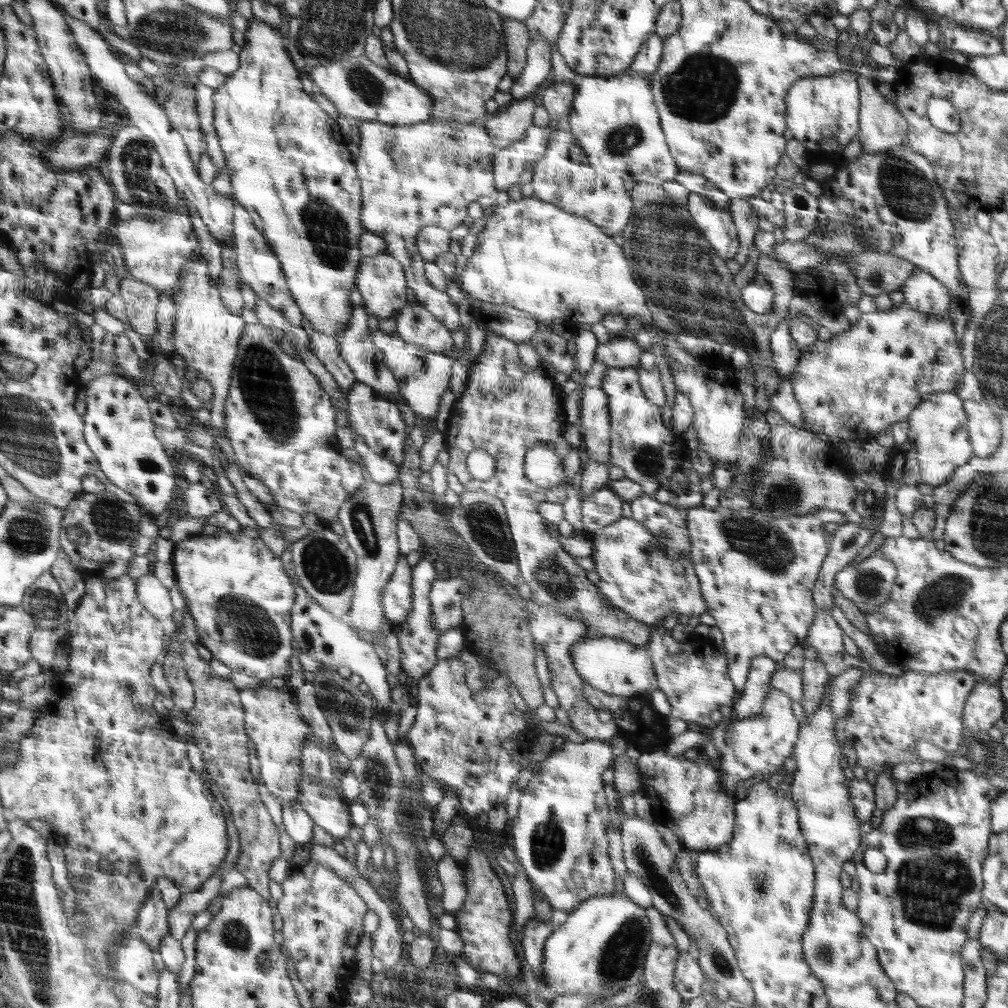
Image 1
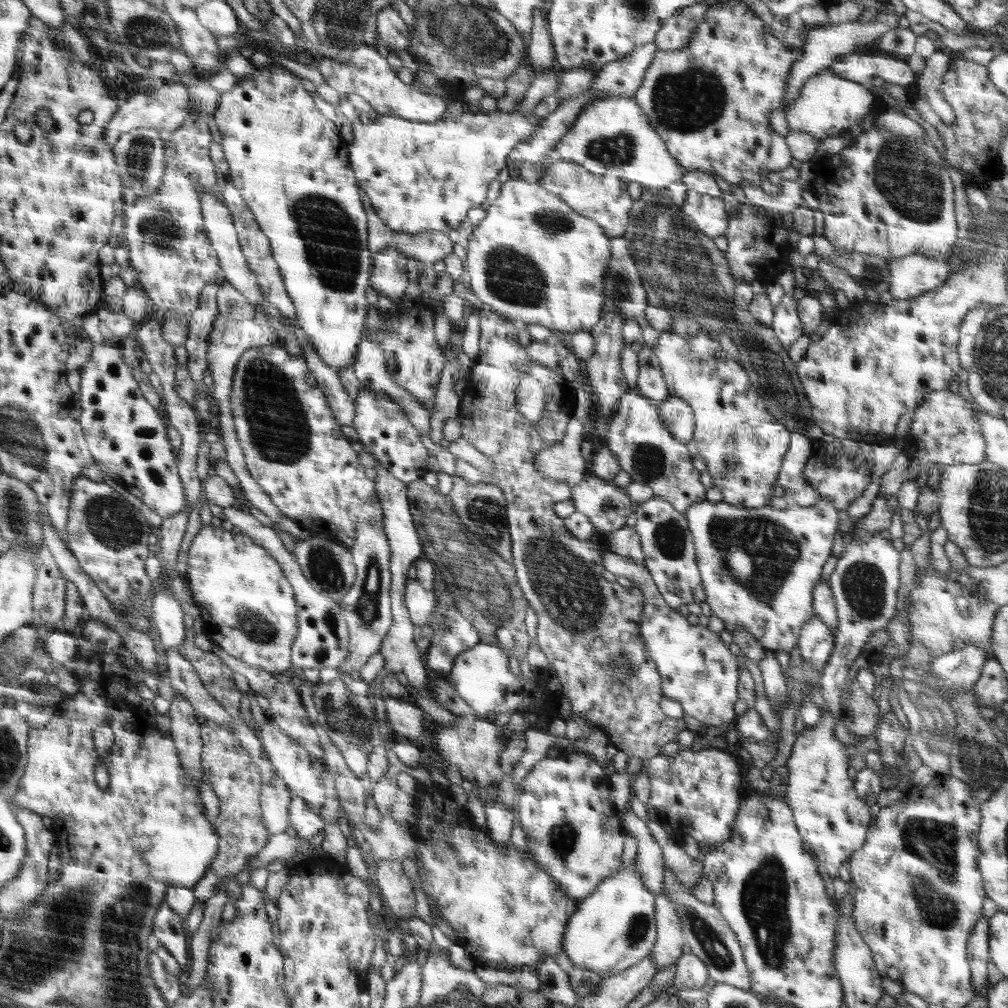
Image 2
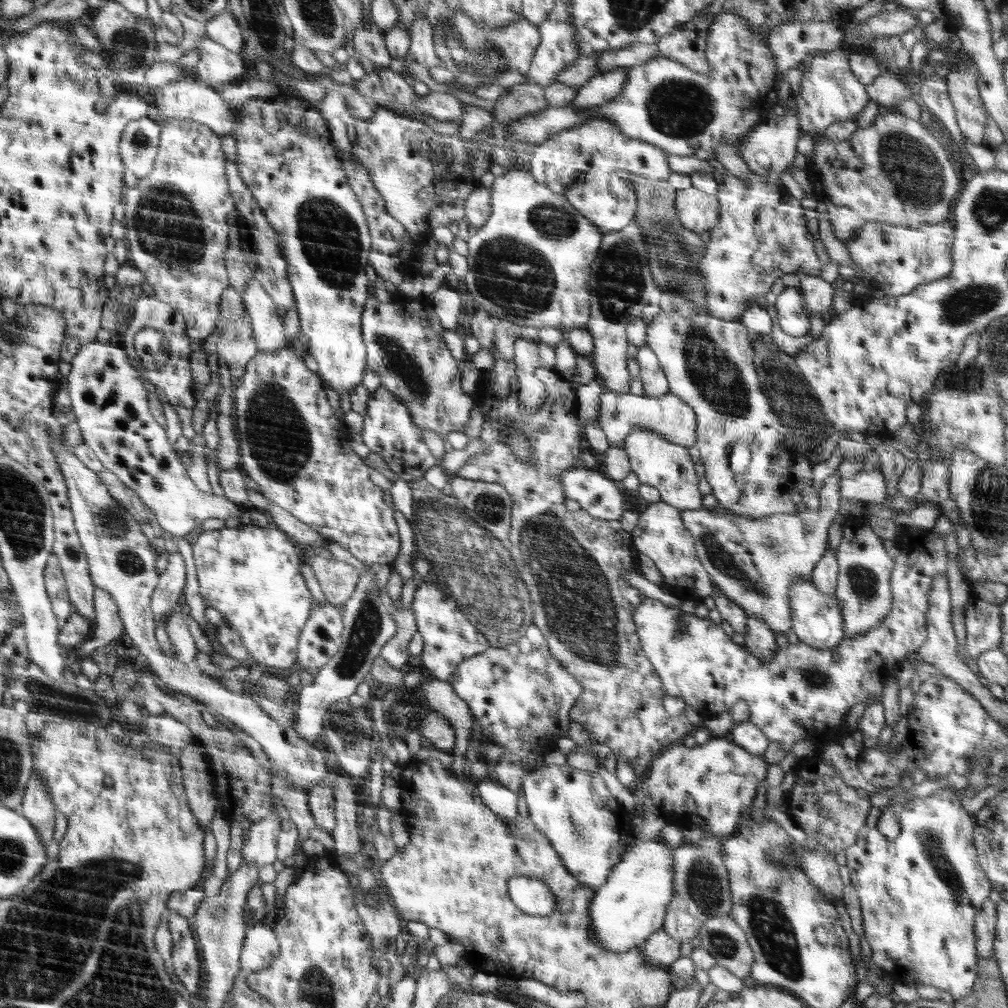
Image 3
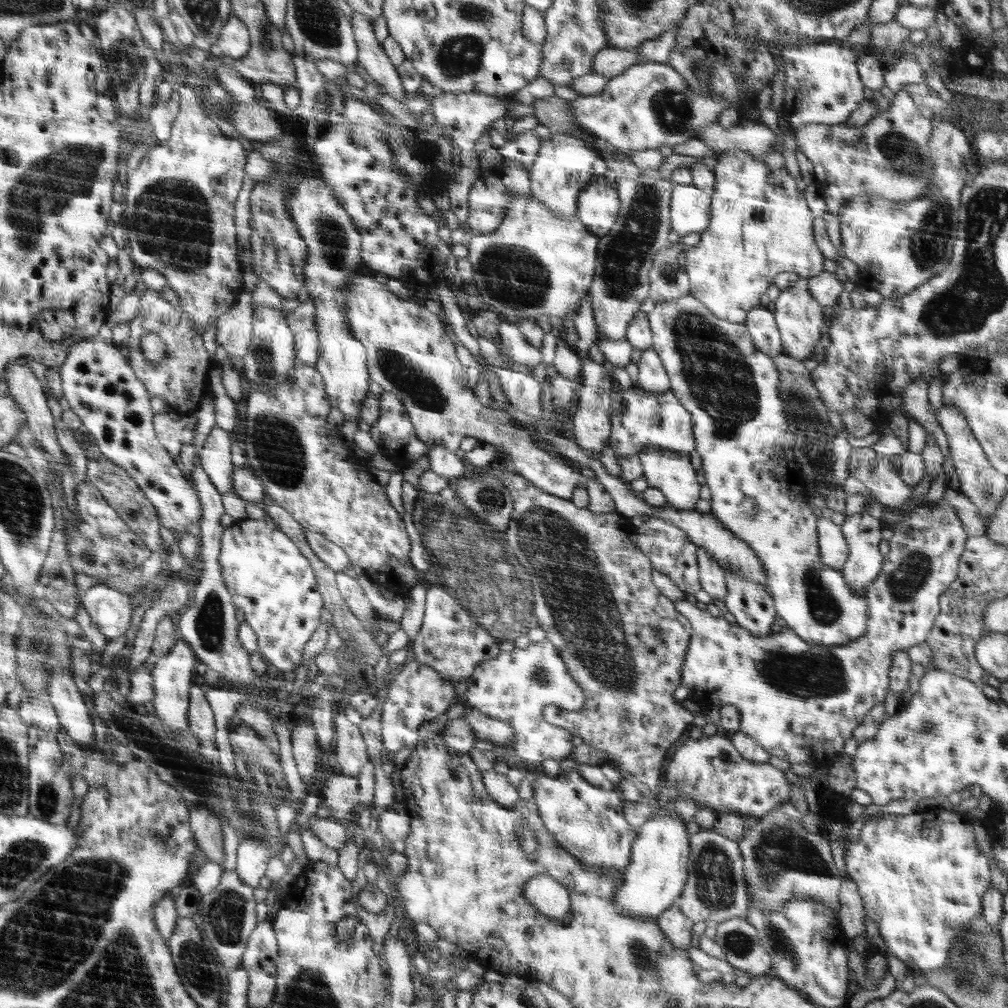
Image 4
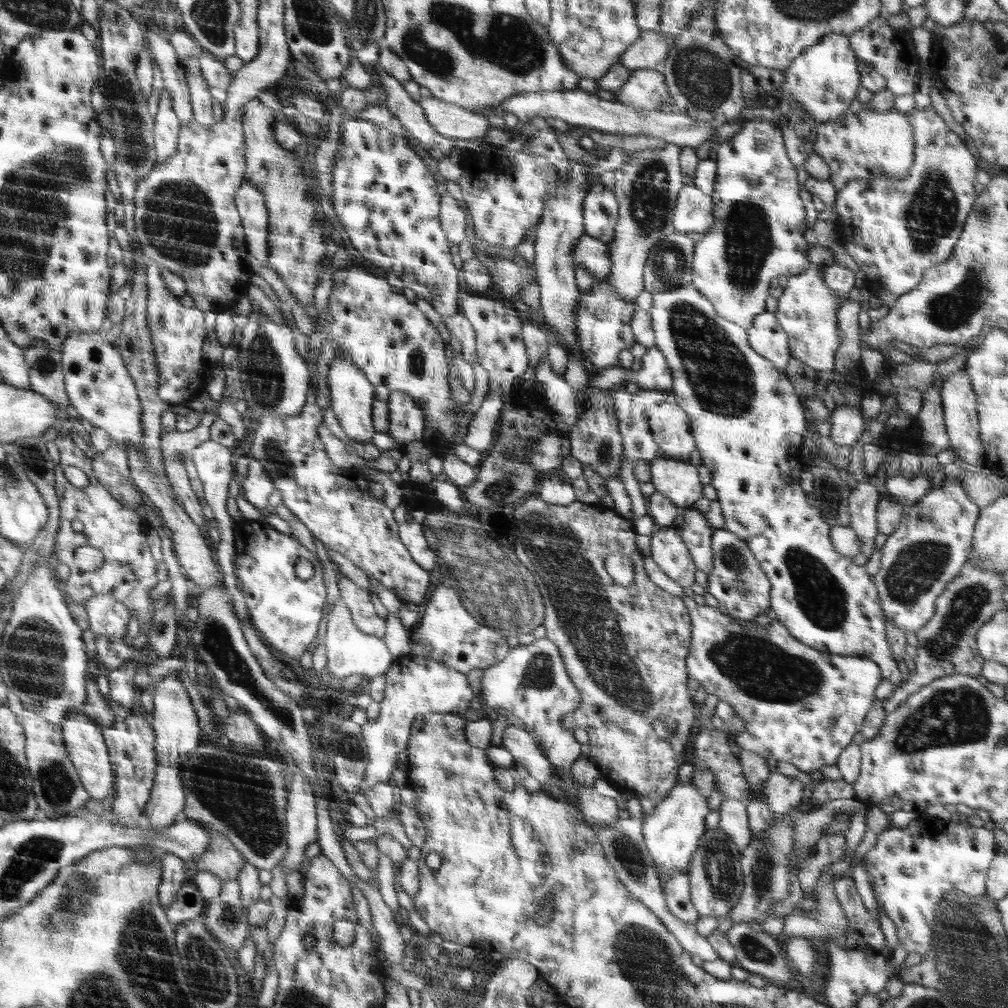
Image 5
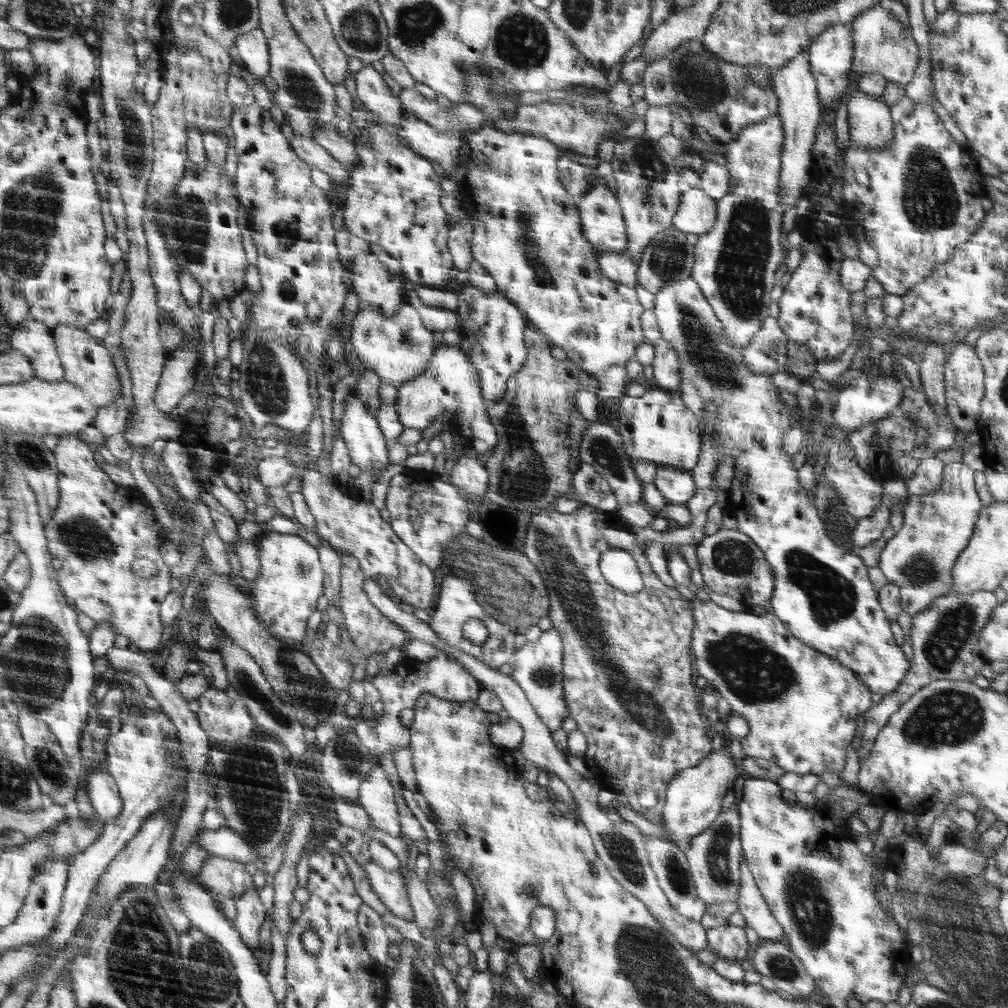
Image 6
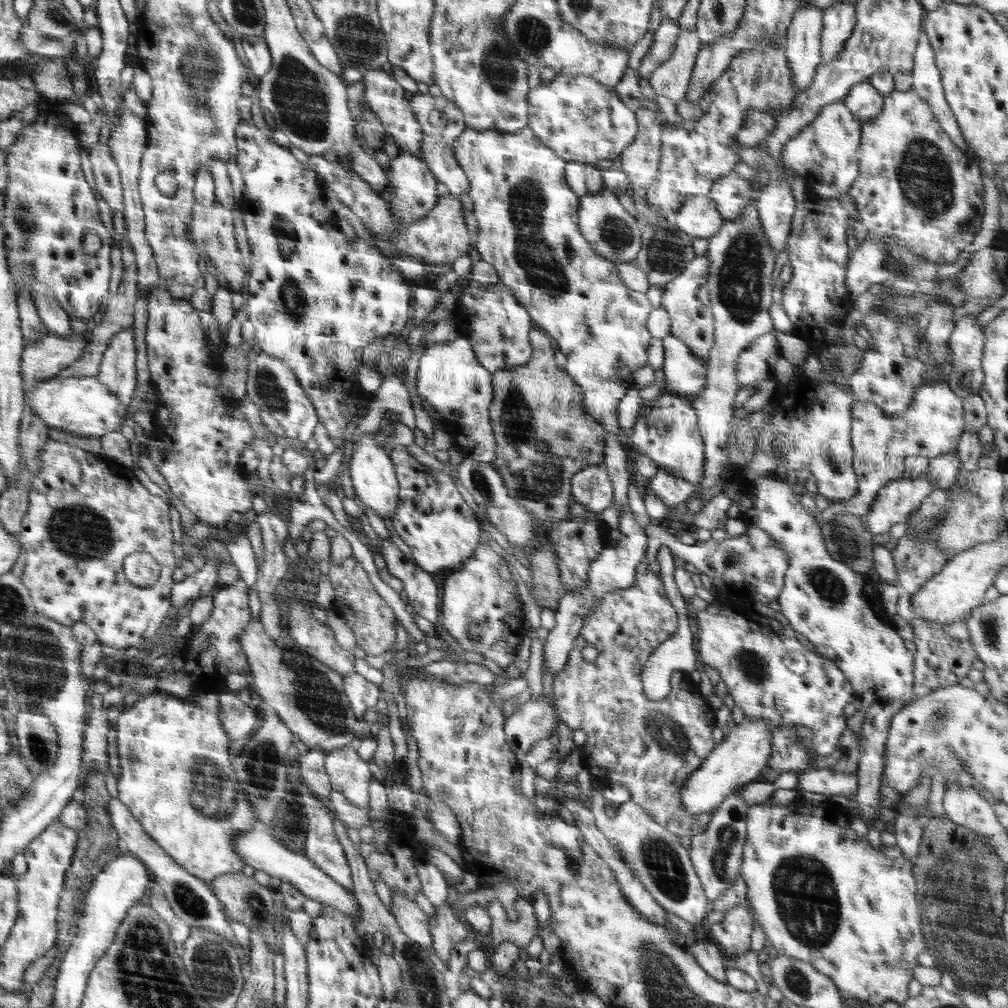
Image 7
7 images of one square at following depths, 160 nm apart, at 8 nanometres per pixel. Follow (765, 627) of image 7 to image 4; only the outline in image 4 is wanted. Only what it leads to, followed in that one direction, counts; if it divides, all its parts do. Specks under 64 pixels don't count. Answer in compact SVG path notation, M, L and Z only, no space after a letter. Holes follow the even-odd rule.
M944 499L937 504L914 508L908 518L894 524L892 529L894 535L889 540L890 551L884 557L880 574L865 594L868 615L866 634L846 646L807 644L790 628L767 636L752 635L738 624L728 623L723 616L712 617L707 610L701 611L686 599L674 602L675 609L687 617L691 625L681 682L692 693L691 697L703 708L714 705L736 708L740 712L738 732L751 736L771 756L778 756L791 764L806 763L810 767L831 763L842 753L844 742L853 736L868 712L884 704L892 657L928 639L939 613L940 595L956 580L958 563L969 538L956 511Z

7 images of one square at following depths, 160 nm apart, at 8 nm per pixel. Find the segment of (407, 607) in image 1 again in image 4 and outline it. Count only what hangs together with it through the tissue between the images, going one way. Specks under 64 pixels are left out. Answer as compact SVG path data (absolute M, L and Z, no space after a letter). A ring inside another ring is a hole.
M432 586L425 592L425 601L420 631L409 646L412 660L438 672L442 679L455 682L472 676L476 666L494 660L500 654L500 644L442 586Z

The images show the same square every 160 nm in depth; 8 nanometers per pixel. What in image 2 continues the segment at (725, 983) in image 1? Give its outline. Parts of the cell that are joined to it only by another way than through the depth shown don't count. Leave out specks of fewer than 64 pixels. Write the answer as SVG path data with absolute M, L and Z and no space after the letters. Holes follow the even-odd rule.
M666 864L662 882L662 893L665 894L664 897L669 898L669 901L674 905L674 909L676 909L679 928L682 929L685 944L690 946L690 952L700 958L706 965L710 983L725 982L750 991L751 980L743 959L741 946L737 941L735 932L730 928L726 919L722 917L720 911L713 905L702 904L703 902L696 900L692 893L685 891L676 875L673 875L673 872L666 868Z

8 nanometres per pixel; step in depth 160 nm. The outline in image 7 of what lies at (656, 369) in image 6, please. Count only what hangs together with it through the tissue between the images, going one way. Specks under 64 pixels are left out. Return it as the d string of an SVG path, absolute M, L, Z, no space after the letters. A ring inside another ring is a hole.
M670 334L663 338L663 347L664 386L683 397L696 396L706 384L706 362L701 362L683 340Z

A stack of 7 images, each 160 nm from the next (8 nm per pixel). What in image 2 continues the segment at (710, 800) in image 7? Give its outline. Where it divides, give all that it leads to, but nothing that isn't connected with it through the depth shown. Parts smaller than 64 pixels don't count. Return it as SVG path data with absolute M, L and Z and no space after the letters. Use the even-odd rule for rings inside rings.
M635 863L626 867L622 865L614 876L602 880L589 897L578 902L576 915L568 920L566 932L563 934L565 956L578 968L587 968L596 974L608 977L632 968L651 954L654 946L657 937L656 898L656 894L652 894L645 888L641 874L635 868Z

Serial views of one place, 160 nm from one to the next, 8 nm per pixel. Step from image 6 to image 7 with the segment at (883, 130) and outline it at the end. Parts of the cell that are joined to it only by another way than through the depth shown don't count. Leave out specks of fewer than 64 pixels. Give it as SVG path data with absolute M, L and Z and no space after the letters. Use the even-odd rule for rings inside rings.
M864 81L853 86L842 101L855 119L864 123L880 114L884 97L870 83Z

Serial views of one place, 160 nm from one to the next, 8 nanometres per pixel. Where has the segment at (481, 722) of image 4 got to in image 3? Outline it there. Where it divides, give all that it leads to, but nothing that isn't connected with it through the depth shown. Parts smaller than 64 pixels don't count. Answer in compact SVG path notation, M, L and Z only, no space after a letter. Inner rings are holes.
M431 677L428 682L422 682L419 688L427 708L443 715L455 730L455 747L450 751L453 756L451 772L455 777L461 778L467 772L464 760L466 746L469 744L472 728L476 725L472 711L468 704L454 693L452 685L447 681Z

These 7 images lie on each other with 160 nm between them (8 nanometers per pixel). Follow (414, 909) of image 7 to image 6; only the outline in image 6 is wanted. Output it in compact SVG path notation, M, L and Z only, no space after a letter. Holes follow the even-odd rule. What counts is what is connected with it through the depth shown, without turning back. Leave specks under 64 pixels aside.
M372 861L361 864L361 867L366 872L372 890L378 894L378 898L391 914L394 917L414 922L414 911L409 903L407 884L404 883L400 870L390 872Z

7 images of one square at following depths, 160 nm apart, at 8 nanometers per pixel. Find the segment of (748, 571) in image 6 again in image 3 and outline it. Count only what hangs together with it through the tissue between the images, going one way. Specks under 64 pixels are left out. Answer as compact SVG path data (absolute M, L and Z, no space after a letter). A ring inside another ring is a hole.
M747 616L744 630L745 646L748 651L758 658L758 661L770 661L772 653L776 653L776 638L770 627L759 616Z

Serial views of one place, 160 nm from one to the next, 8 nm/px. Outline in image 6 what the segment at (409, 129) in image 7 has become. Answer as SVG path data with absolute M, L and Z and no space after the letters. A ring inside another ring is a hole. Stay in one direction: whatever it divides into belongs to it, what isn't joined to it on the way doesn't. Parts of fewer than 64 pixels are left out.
M365 65L354 73L356 96L364 106L374 113L381 122L386 121L401 128L401 116L404 109L399 97L396 97L382 79L382 75L372 67Z

